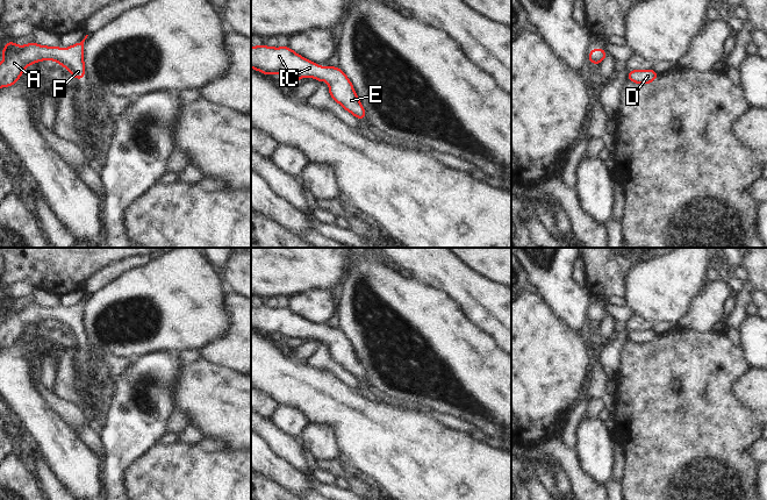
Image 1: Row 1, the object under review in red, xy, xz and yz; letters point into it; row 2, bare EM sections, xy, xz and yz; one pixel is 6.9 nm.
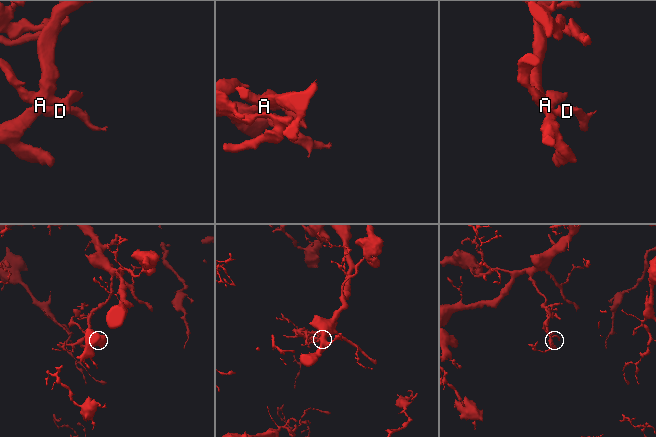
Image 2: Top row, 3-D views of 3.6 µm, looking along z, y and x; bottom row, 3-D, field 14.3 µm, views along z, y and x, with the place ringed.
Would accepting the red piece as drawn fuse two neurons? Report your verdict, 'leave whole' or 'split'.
leave whole

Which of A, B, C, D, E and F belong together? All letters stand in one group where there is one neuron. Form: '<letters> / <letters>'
A B C D E F

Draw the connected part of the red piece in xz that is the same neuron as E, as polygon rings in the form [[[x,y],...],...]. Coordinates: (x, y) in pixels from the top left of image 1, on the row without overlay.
[[[261,305],[251,307],[251,328],[264,335],[281,334],[285,341],[299,342],[302,337],[314,337],[318,343],[327,341],[334,362],[359,380],[366,378],[351,342],[337,327],[321,328],[292,312],[289,307],[268,308]]]

